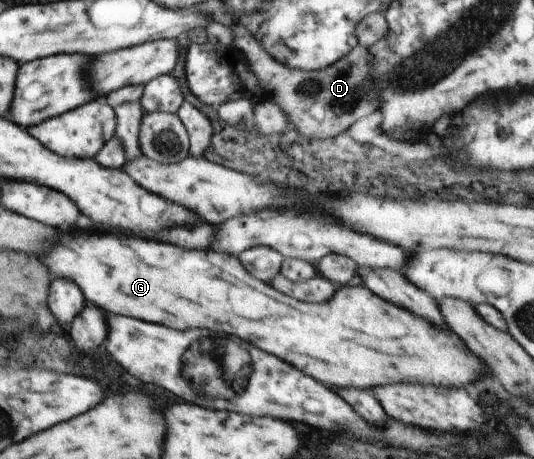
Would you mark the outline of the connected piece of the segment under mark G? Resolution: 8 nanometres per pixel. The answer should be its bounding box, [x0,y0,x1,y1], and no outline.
[44,235,488,389]

